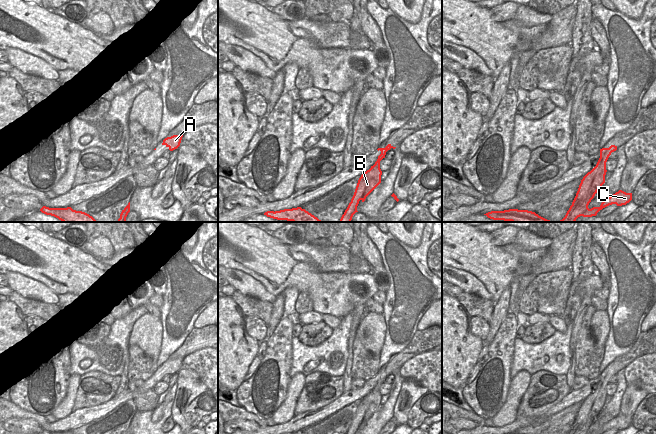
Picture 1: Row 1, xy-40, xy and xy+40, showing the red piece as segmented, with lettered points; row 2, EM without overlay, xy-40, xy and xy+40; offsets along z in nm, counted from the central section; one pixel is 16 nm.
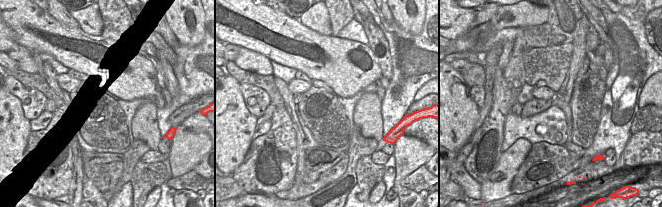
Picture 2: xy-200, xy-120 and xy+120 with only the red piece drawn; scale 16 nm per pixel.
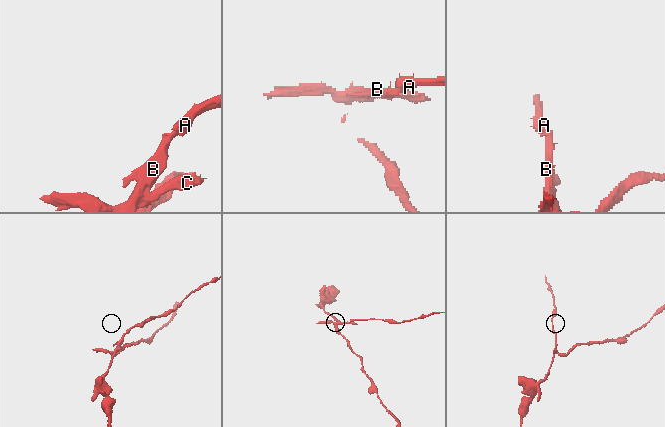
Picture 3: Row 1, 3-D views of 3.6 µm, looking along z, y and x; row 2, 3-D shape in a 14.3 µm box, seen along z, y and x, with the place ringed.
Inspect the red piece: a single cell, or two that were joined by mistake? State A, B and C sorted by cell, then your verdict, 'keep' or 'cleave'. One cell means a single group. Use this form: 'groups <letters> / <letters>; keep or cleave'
groups A / B C; cleave

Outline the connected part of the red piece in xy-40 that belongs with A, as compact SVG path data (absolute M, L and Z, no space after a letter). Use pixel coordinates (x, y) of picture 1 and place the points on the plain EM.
M173 359L163 364L162 369L169 372L170 375L177 373L180 370L183 359Z

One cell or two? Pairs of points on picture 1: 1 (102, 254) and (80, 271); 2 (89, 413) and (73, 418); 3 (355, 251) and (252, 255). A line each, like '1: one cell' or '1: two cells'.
1: two cells
2: one cell
3: two cells

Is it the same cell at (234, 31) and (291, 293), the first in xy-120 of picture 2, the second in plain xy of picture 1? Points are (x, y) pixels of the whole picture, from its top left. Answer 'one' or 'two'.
two

